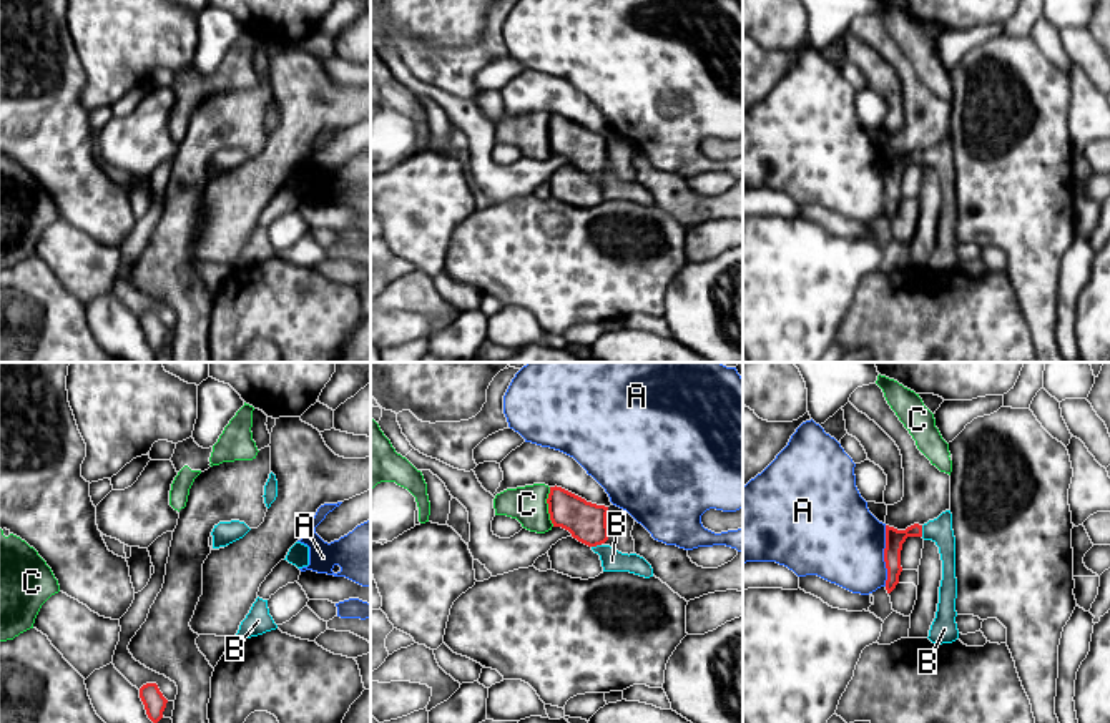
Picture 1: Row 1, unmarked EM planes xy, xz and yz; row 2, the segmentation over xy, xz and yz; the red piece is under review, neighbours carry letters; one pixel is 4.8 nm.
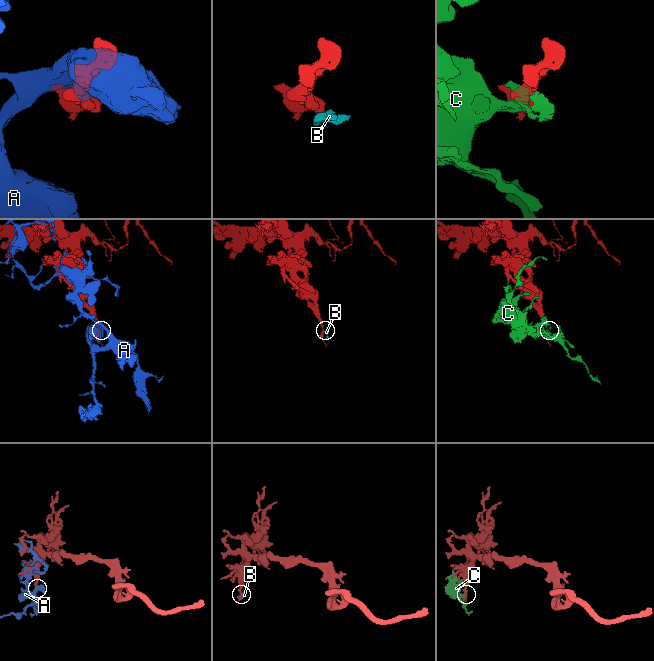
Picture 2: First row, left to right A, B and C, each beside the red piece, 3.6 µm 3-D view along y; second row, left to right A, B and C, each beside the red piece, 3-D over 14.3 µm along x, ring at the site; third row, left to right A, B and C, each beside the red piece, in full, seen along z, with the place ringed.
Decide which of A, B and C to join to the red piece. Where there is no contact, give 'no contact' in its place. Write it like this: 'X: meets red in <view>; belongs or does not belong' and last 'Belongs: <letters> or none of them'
A: meets red in yz; does not belong
B: meets red in yz; belongs
C: meets red in xz; does not belong
Belongs: B

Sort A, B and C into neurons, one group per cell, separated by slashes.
A / B / C

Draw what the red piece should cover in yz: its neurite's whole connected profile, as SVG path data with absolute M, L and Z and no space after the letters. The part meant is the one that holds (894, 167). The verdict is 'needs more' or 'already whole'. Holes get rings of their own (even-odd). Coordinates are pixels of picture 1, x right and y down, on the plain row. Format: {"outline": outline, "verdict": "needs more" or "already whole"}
{"outline": "M950 138L942 140L937 146L929 148L924 153L914 151L906 158L897 158L886 153L884 189L887 196L887 221L891 221L899 211L899 203L902 199L901 178L907 165L922 165L924 168L932 168L939 175L942 188L942 208L939 214L936 246L931 253L927 266L936 273L952 271L959 266L959 258L955 251L955 165L952 158Z", "verdict": "needs more"}

